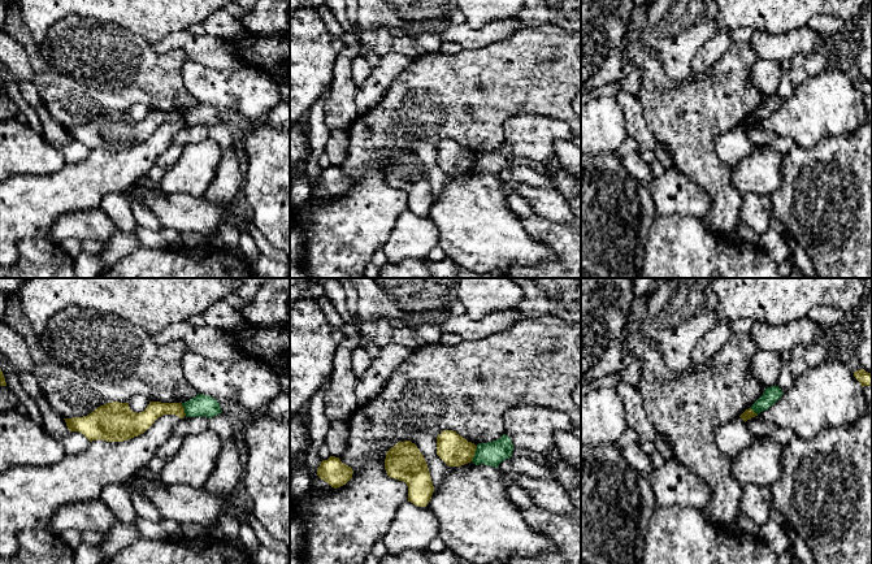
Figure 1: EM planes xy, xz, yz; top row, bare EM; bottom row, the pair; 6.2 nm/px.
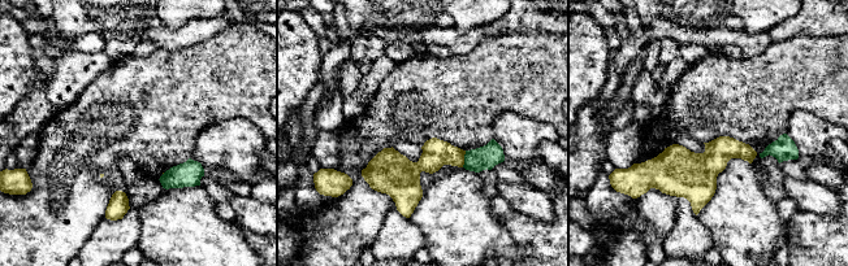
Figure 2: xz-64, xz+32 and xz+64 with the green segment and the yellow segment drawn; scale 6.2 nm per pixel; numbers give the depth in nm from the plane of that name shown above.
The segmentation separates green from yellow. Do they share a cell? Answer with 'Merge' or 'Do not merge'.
Do not merge

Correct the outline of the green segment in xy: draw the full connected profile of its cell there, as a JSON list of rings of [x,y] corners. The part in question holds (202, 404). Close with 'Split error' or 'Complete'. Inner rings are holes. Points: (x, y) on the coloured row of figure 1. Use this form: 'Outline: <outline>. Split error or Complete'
Outline: [[[198,394],[195,398],[182,403],[182,405],[187,417],[205,416],[212,418],[222,412],[220,403],[214,398],[204,394]]]. Complete

